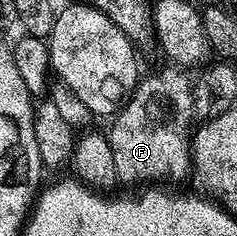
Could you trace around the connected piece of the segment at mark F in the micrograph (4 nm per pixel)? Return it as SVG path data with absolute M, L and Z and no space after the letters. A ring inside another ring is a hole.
M179 67L159 69L142 78L136 85L134 93L127 98L122 109L110 118L111 129L106 130L109 147L113 147L113 163L115 176L122 181L147 181L143 183L175 183L183 181L193 173L191 163L191 142L189 130L193 122L193 95L191 94L192 78L186 77L184 70Z

